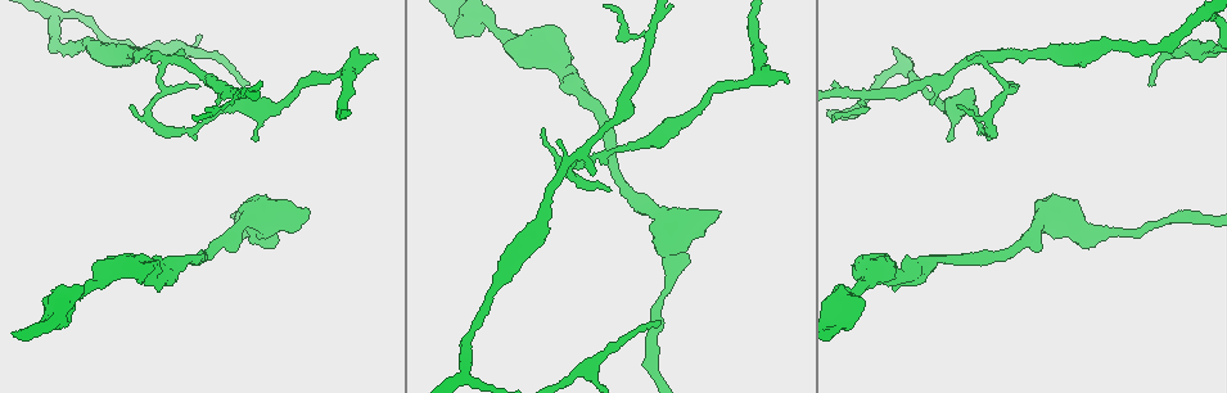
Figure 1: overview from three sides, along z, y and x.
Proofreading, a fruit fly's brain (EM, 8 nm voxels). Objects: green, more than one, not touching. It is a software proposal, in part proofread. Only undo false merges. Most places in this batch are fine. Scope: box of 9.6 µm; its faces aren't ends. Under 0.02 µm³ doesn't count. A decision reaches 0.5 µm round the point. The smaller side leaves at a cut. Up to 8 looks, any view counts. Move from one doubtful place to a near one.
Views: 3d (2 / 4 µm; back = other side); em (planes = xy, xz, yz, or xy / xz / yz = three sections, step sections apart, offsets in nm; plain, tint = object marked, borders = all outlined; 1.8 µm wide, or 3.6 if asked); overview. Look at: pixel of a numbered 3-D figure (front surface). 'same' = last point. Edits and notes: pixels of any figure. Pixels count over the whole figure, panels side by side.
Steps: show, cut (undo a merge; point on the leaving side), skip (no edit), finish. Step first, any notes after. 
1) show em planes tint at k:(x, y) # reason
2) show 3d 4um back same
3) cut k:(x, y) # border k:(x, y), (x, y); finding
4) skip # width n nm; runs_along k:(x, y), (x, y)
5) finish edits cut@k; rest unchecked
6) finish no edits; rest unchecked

show em xy step 16 tint at 1:(566, 162) # three-way junction

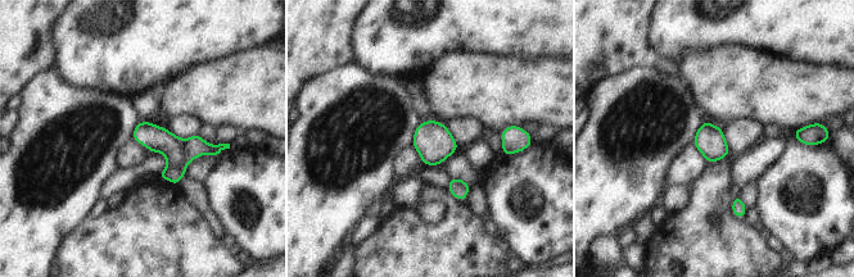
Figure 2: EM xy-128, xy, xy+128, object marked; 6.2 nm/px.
show em planes tint same

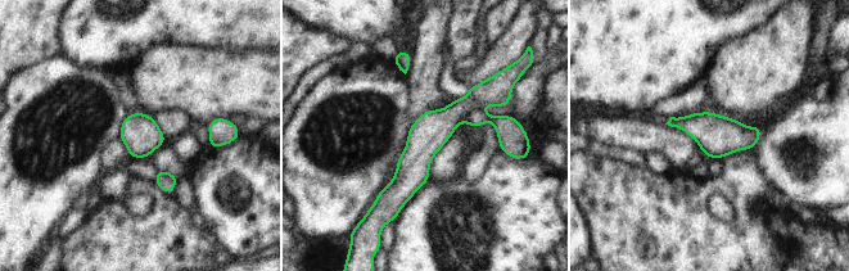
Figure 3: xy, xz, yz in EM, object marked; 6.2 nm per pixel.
cut 3:(506, 126) # border 3:(479, 108), (475, 108), (464, 120); two neurons meet here

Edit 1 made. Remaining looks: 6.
show em xy step 16 tint at 1:(610, 350) # sudden change in width

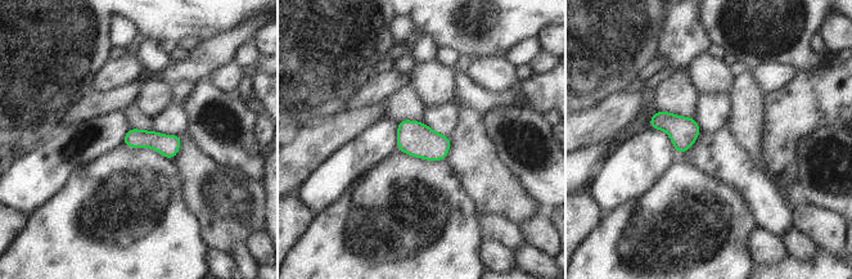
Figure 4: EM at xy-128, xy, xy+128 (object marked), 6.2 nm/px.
show em planes tint same

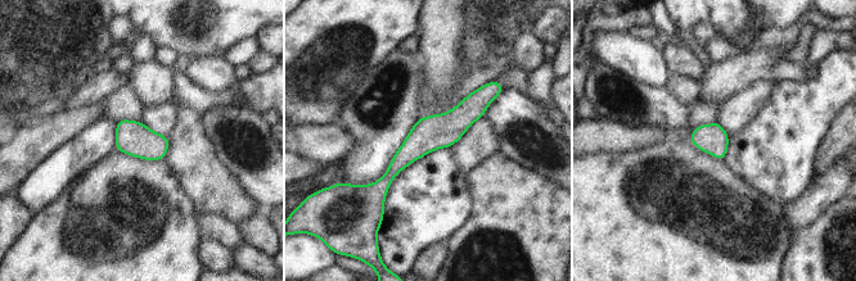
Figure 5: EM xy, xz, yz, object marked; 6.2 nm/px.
skip # width 190 nm; one neuron here

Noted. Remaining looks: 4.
finish edits cut@3; rest unchecked

